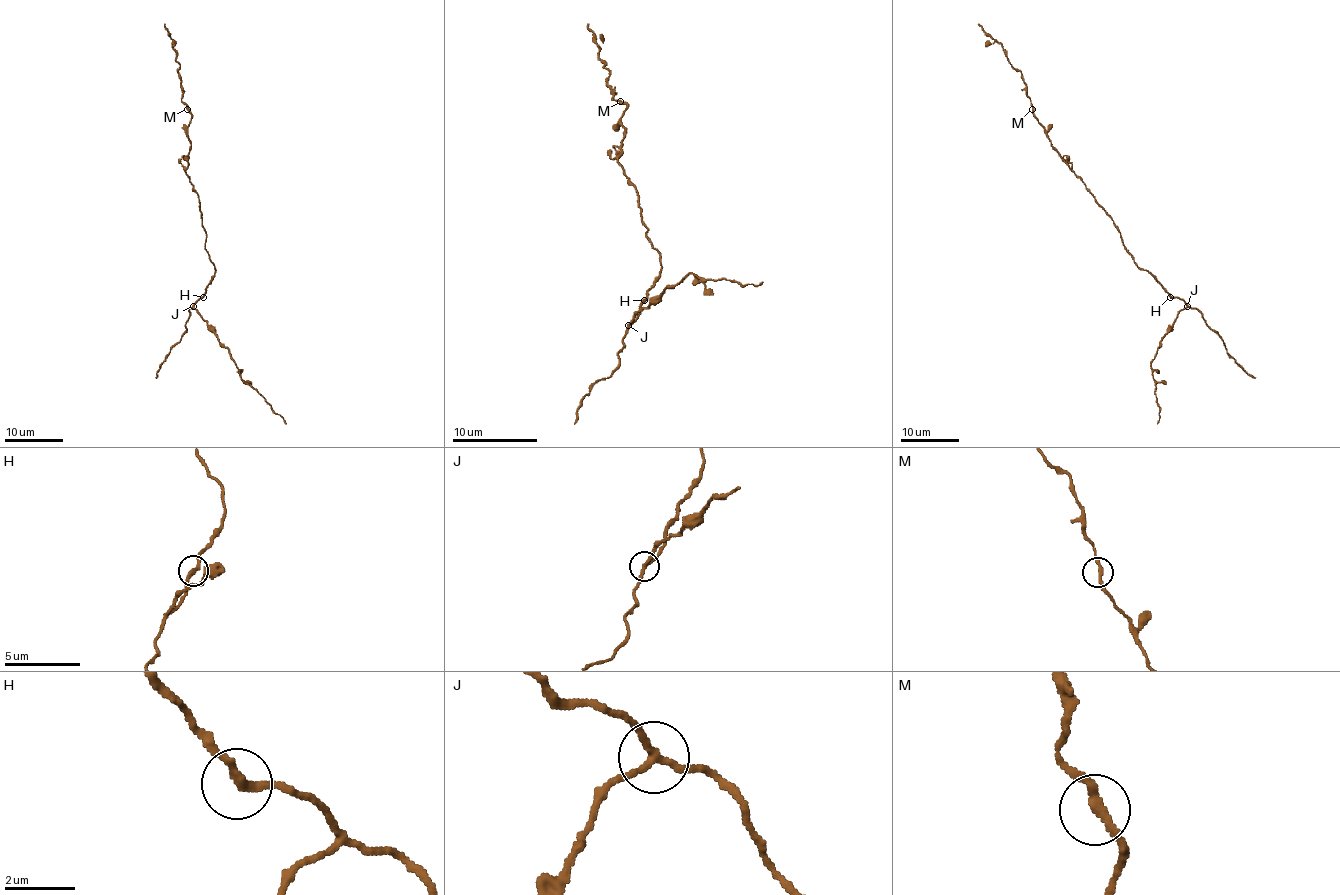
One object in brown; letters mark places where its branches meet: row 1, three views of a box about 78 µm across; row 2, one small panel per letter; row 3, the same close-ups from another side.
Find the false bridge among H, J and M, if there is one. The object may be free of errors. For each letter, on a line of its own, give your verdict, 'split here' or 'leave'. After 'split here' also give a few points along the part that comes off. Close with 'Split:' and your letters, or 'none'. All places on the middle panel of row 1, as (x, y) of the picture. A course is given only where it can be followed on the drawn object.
H: leave
J: split here; course (629, 326), (661, 292), (688, 273), (728, 279), (741, 285), (758, 285), (762, 281)
M: leave
Split: J

